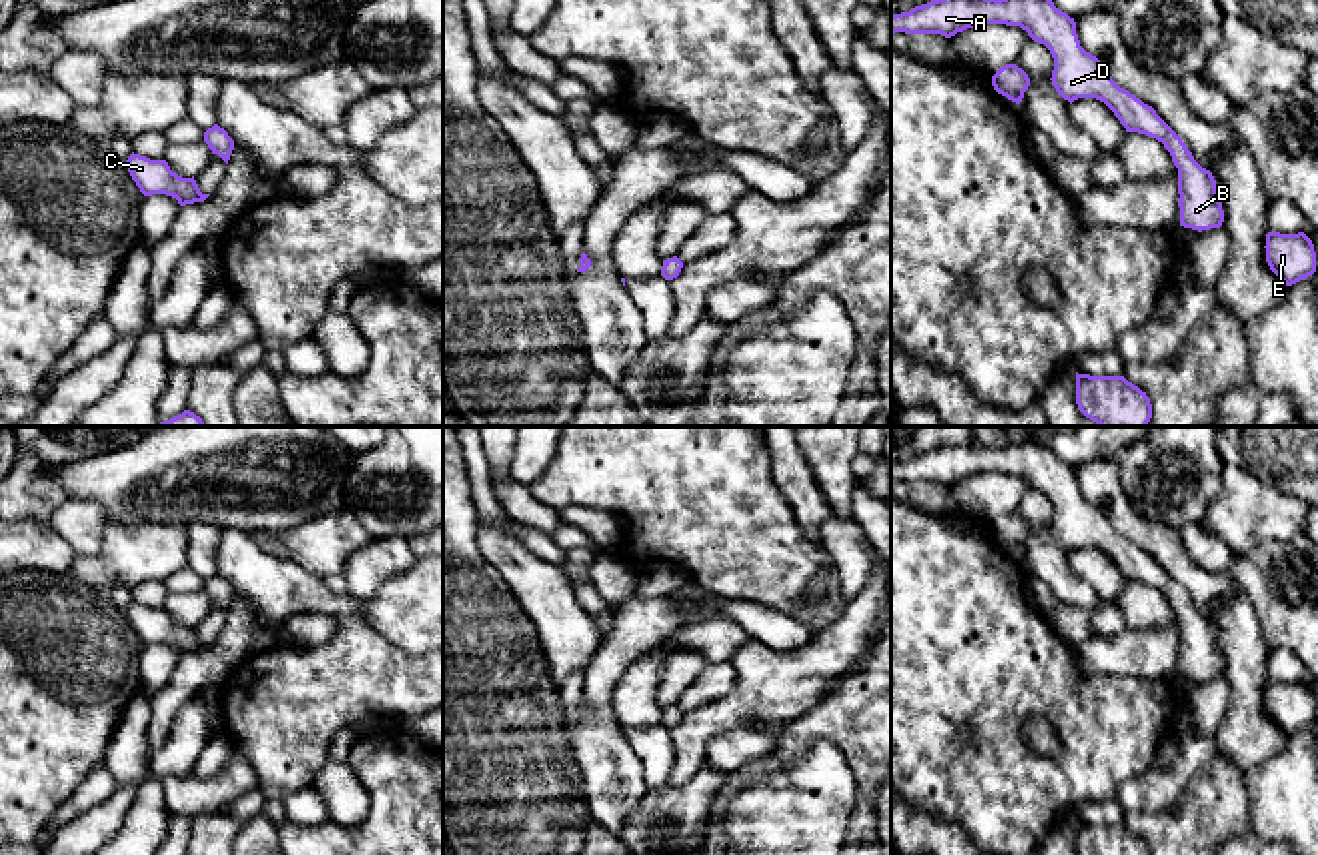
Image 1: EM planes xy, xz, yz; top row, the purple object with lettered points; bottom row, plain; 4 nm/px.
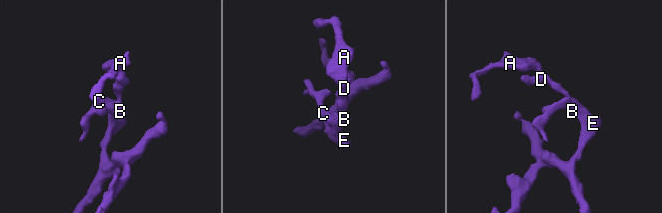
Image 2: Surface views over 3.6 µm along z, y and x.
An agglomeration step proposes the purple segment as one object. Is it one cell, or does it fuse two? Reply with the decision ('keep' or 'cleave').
keep

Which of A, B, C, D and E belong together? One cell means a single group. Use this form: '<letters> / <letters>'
A B C D E

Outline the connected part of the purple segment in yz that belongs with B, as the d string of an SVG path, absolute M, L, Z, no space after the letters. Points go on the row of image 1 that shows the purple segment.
M931 0L909 12L891 16L891 34L955 36L979 24L1020 26L1034 42L1044 44L1052 58L1052 86L1070 104L1078 98L1104 102L1126 132L1146 134L1164 144L1178 168L1180 226L1192 230L1220 228L1224 222L1216 180L1202 168L1182 138L1144 104L1120 88L1104 64L1080 46L1076 22L1052 0Z

